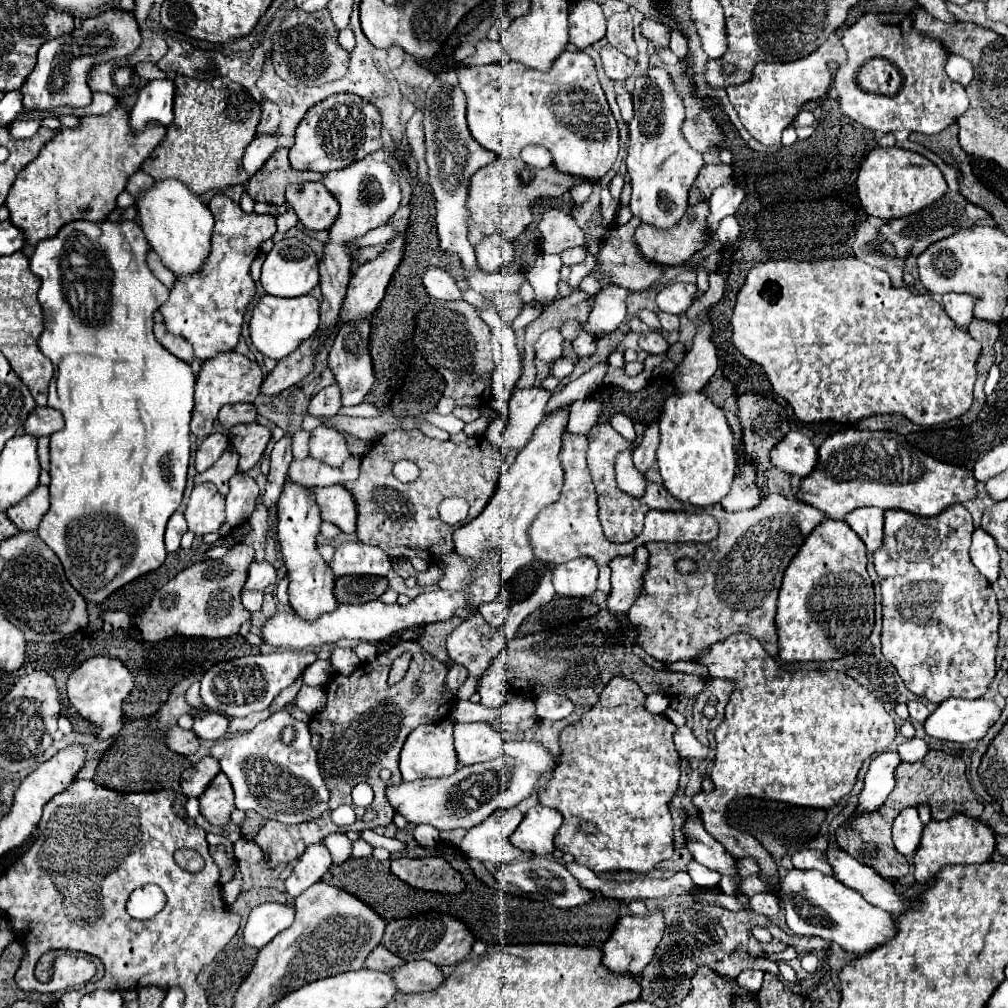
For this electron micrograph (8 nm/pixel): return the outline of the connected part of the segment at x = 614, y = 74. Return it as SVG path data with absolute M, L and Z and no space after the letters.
M605 44L601 48L601 60L603 60L603 68L605 74L613 80L613 82L625 82L635 66L637 66L637 58L629 58L625 54L621 54L617 48L613 48L611 44Z

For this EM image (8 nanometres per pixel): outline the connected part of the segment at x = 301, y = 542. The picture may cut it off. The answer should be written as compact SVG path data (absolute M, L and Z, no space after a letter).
M287 482L285 494L281 494L281 502L277 508L279 508L277 536L279 536L281 552L285 558L285 568L287 568L287 578L289 578L289 602L293 610L305 620L313 620L325 612L333 612L337 608L337 600L333 594L335 574L317 550L321 516L319 516L319 508L315 504L311 490L301 488L295 482Z

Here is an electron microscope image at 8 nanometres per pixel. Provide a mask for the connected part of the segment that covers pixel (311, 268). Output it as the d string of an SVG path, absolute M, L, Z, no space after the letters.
M285 238L277 242L273 250L267 254L267 260L263 262L263 272L261 272L261 286L271 296L281 296L281 298L305 296L319 284L317 264L319 264L317 256L307 244L303 244L297 238Z

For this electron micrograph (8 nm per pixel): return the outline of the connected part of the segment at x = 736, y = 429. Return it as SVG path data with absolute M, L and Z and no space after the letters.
M725 412L725 418L733 430L735 438L735 462L737 462L737 472L735 480L731 484L729 494L721 500L721 506L725 512L741 512L741 510L751 510L761 504L763 492L757 484L757 462L745 454L743 440L741 440L741 420L737 412Z

